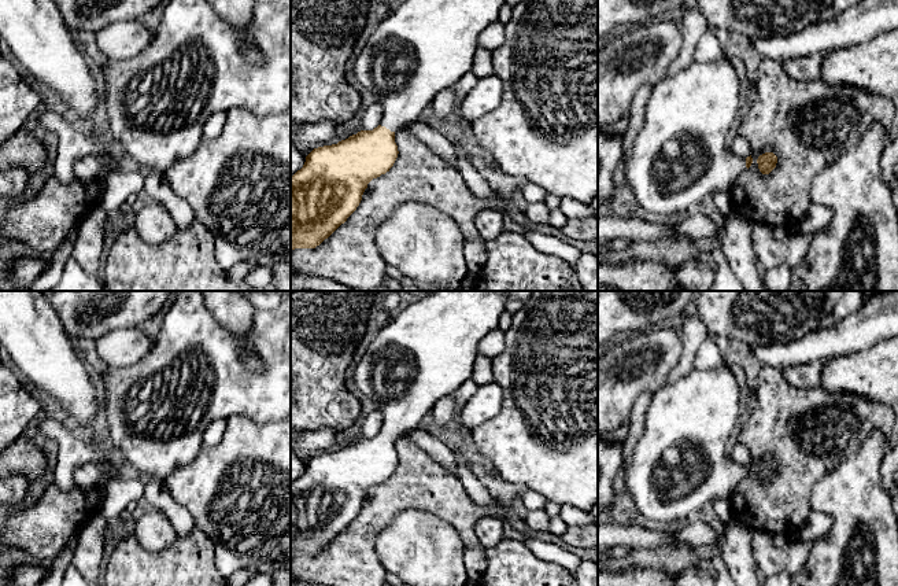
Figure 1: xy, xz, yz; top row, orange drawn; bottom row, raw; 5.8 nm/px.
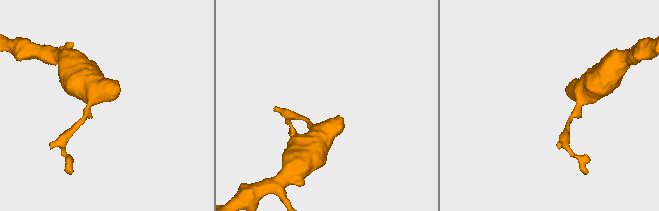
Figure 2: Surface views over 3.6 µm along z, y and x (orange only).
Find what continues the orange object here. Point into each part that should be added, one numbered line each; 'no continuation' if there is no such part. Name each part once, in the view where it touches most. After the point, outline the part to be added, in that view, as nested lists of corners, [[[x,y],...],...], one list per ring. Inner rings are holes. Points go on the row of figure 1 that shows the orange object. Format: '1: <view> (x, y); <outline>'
1: xz (424, 47); [[[404,0],[388,14],[350,66],[355,84],[380,96],[380,125],[391,132],[410,126],[421,119],[440,91],[470,71],[478,36],[498,21],[503,4],[505,0]]]

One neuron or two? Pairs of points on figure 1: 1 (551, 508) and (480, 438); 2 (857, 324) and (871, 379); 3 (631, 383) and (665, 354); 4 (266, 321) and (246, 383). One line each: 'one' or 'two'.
1: two
2: two
3: one
4: one

